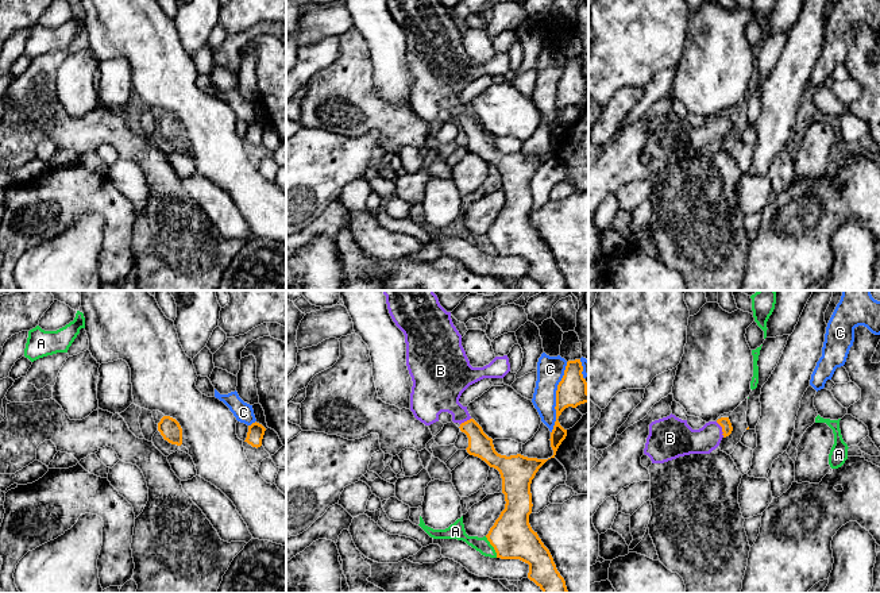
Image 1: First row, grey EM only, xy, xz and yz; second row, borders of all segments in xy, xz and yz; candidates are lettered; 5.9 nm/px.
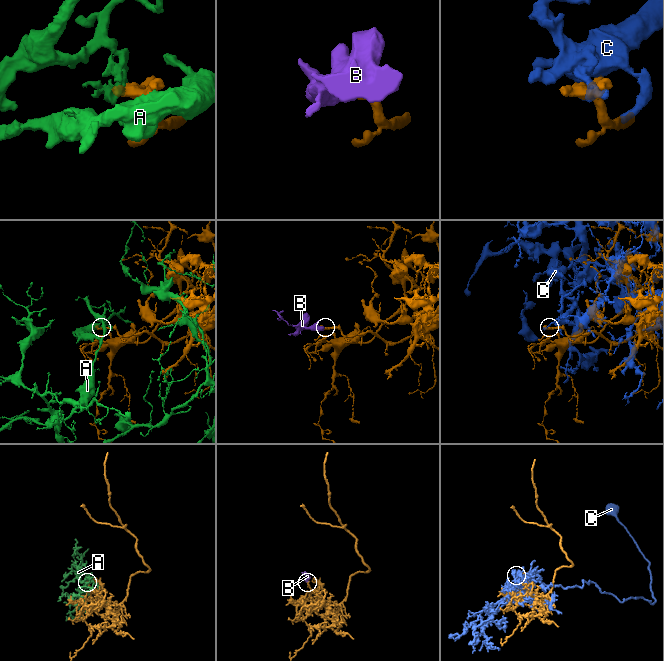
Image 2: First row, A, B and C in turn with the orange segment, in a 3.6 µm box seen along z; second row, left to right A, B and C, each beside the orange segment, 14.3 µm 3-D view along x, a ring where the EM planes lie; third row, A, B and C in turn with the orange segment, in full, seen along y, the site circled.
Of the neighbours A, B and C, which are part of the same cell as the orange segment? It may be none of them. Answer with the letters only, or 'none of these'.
B

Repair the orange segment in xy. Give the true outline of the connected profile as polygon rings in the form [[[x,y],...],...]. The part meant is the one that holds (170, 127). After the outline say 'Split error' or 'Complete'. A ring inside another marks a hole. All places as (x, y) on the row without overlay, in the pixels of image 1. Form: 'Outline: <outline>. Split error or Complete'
Outline: [[[163,113],[158,120],[158,128],[169,140],[177,143],[182,142],[182,126],[175,116],[170,113]]]. Complete

